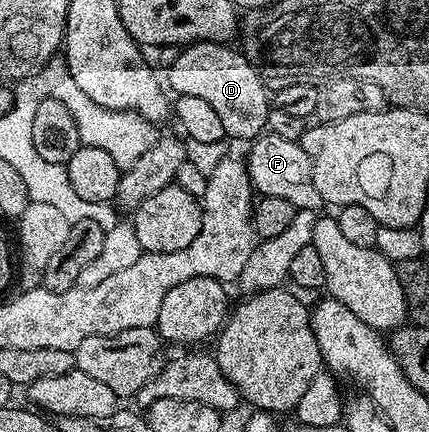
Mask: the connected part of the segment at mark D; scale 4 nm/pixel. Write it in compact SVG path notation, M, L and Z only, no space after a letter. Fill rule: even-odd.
M196 42L188 44L179 57L166 69L165 80L176 97L192 96L202 98L213 106L225 126L225 137L232 141L250 142L264 135L267 116L273 104L269 99L269 89L263 83L260 70L246 59L238 47L227 48L223 42ZM235 139L235 140L234 140Z

